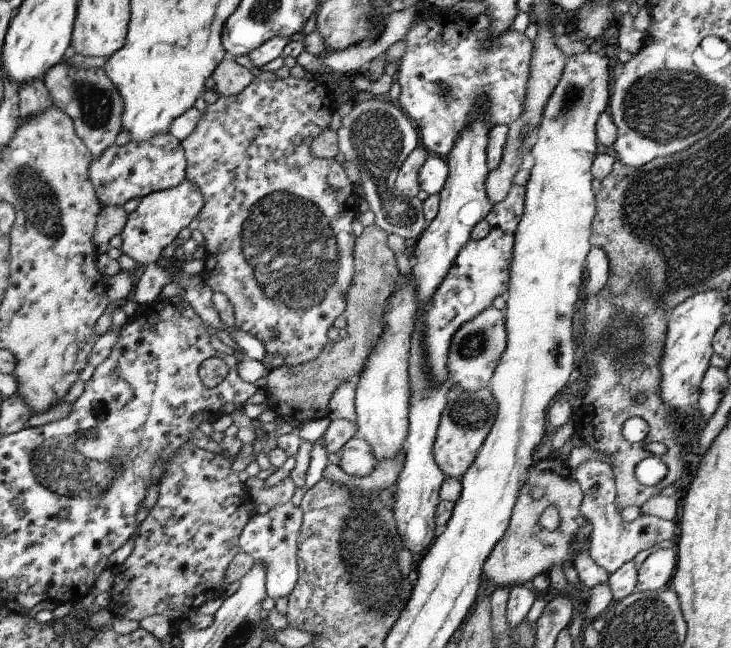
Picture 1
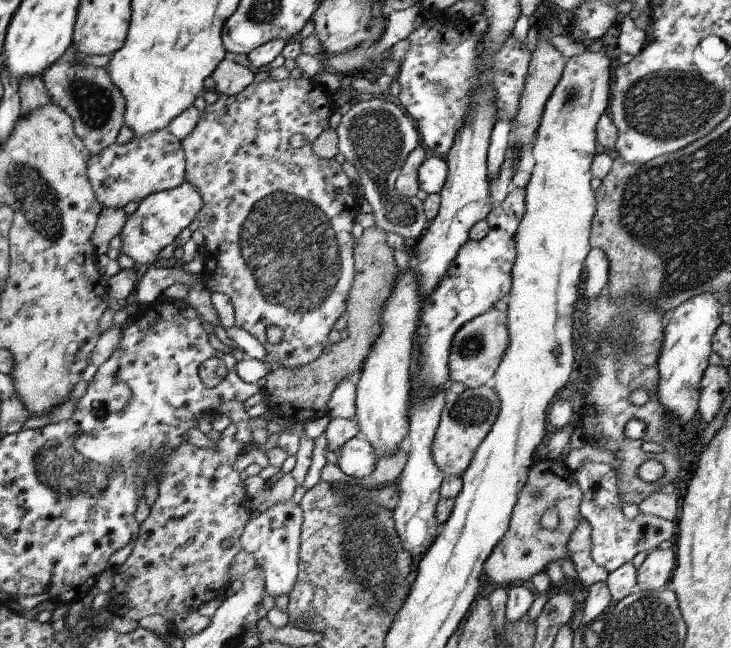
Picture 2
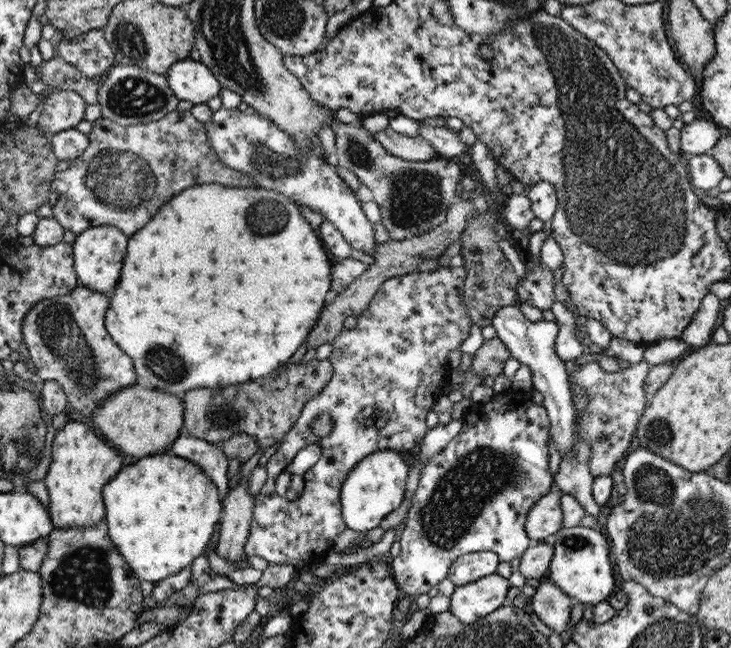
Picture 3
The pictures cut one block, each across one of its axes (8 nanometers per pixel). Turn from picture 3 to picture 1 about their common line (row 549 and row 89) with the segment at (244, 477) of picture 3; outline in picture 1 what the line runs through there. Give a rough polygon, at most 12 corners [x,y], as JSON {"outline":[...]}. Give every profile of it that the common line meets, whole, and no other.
{"outline":[[226,56],[212,73],[222,96],[240,94],[256,72]]}

